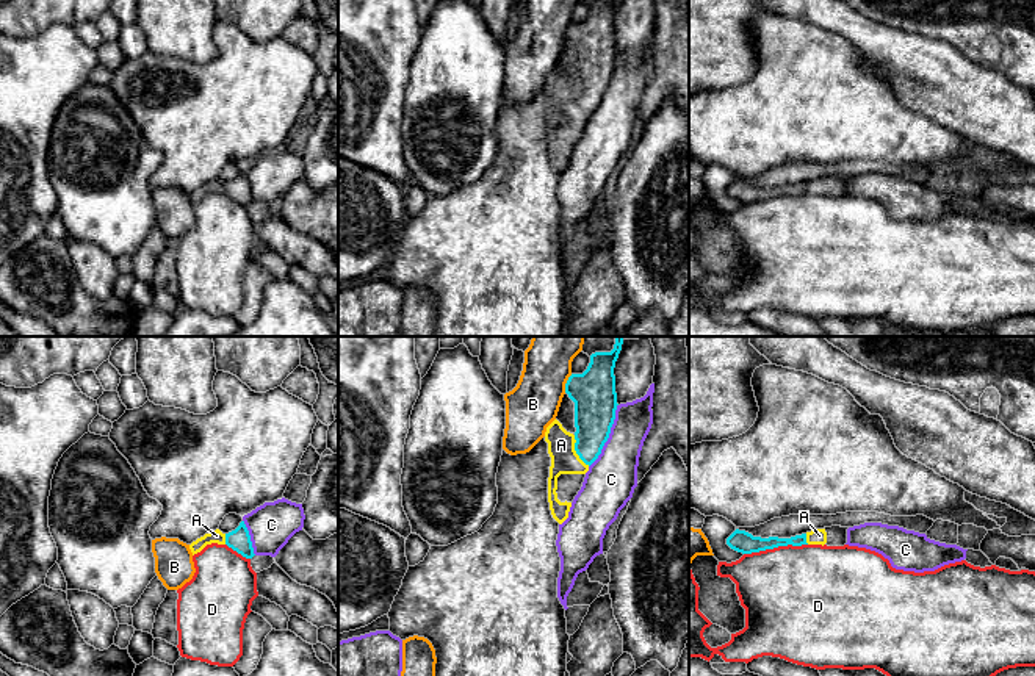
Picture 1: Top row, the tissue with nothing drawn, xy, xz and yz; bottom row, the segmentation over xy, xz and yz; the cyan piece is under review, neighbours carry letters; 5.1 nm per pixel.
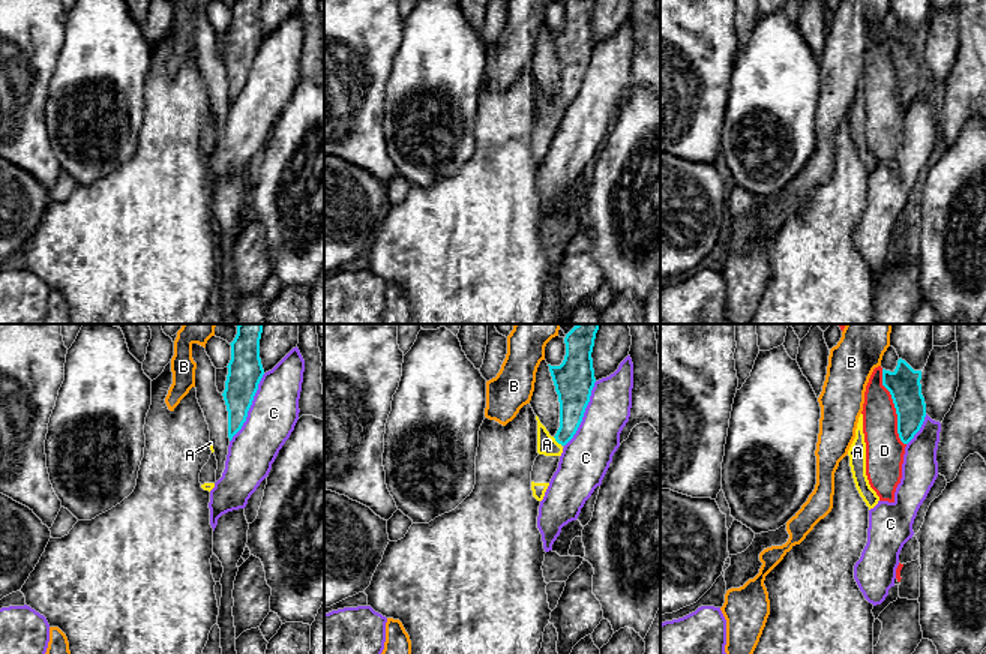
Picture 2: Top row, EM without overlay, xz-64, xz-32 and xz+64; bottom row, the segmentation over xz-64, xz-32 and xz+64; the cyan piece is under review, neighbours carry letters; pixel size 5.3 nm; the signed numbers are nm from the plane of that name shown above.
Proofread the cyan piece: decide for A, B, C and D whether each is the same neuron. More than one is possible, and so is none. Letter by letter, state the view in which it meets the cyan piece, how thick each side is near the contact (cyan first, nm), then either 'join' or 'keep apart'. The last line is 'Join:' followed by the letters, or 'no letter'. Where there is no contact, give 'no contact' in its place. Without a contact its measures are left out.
A: contact in xz; calibres 220 and 140 nm; join
B: contact in xz; calibres 220 and 260 nm; keep apart
C: contact in xz; calibres 220 and 260 nm; keep apart
D: contact in yz; calibres 110 and 480 nm; keep apart
Join: A

